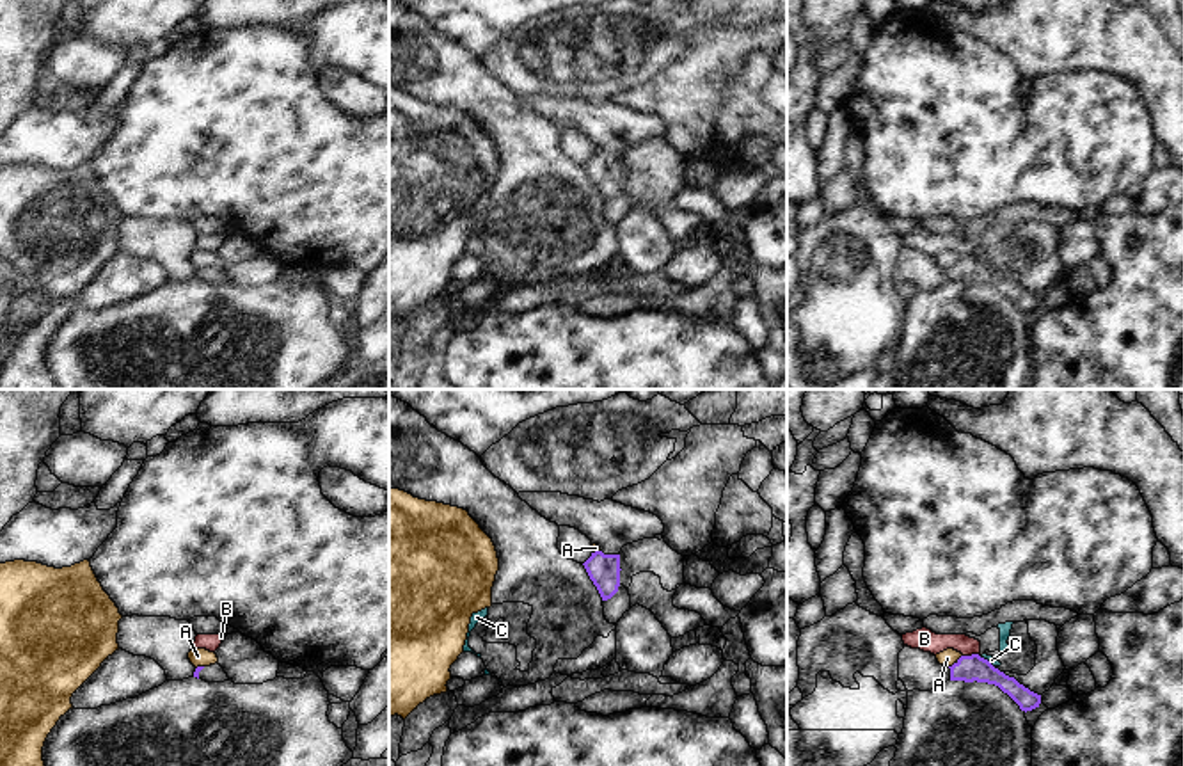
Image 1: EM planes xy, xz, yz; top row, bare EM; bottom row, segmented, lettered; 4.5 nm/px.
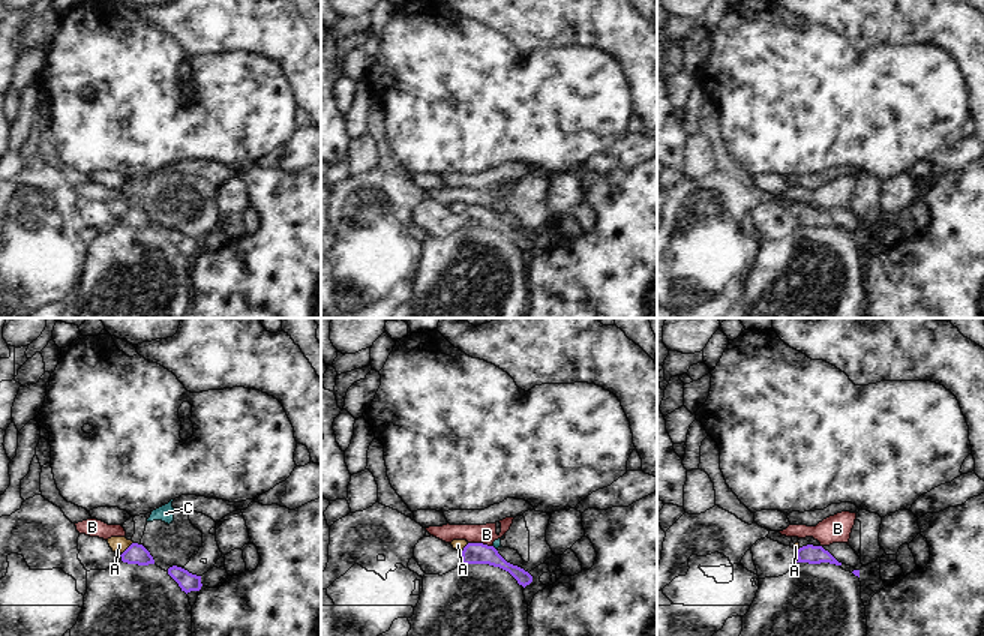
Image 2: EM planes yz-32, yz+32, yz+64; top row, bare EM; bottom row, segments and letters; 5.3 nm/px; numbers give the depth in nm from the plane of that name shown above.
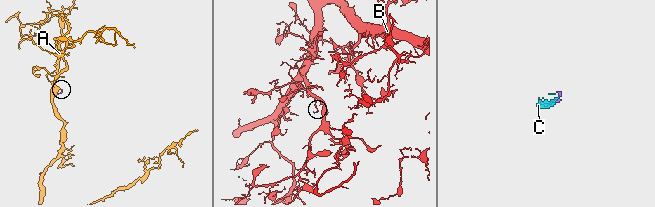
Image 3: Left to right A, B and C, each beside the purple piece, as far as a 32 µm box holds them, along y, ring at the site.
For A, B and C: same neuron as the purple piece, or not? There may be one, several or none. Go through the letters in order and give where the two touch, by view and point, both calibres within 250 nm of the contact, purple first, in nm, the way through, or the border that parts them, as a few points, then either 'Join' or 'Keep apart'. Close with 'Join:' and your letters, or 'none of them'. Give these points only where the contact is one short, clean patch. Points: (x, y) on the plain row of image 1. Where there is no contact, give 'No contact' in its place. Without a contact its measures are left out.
A: Touches purple at yz (954, 265). Thickness 120 nm (purple) against 80 nm. Boundary: yz (961, 256), (949, 269). Keep apart
B: Touches purple at yz (972, 256). Thickness 120 nm (purple) against 100 nm. Boundary: yz (977, 255), (963, 258). Keep apart
C: Touches purple at yz (986, 262). Thickness 120 nm (purple) against 40 nm. Boundary: yz (979, 258), (993, 269). Keep apart
Join: none of them

